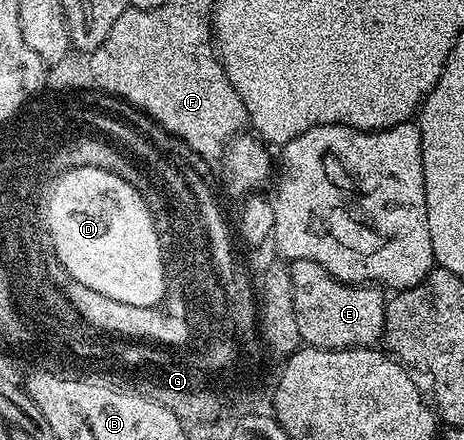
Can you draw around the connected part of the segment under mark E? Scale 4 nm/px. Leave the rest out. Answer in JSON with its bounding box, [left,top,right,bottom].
[289,259,386,351]

